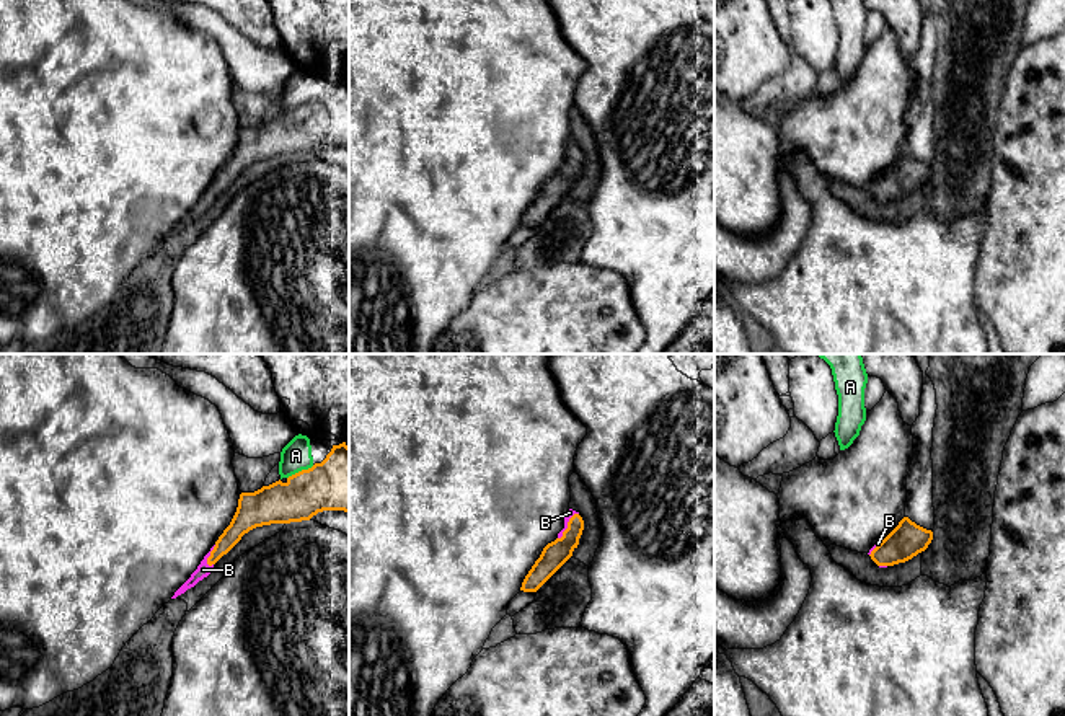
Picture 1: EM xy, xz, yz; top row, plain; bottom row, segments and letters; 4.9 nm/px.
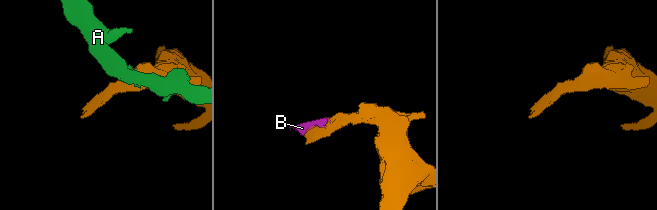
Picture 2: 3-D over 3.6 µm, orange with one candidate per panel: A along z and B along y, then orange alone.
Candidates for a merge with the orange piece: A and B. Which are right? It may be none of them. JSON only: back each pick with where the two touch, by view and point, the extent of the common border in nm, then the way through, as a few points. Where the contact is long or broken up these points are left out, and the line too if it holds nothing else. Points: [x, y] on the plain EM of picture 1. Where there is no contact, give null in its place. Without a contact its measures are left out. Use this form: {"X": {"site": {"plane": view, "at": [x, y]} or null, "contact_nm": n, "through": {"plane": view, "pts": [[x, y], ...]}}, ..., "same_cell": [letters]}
{"B": {"site": {"plane": "xy", "at": [209, 191]}, "contact_nm": 120}, "same_cell": ["B"]}

